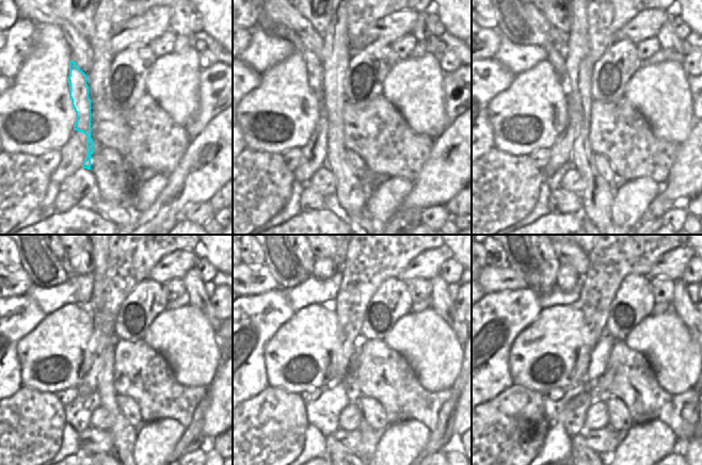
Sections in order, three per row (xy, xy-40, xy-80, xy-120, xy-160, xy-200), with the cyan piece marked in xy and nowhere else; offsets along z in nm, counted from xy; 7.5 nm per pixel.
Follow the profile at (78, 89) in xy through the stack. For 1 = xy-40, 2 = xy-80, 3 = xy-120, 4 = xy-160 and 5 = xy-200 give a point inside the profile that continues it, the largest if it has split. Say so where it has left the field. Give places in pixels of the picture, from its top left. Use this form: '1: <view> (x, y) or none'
1: xy-40 (276, 29)
2: xy-80 (513, 22)
3: xy-120 (44, 269)
4: xy-160 (278, 257)
5: xy-200 (520, 256)

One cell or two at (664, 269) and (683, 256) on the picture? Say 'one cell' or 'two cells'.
one cell

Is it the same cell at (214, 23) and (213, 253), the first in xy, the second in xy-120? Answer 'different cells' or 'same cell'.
same cell

